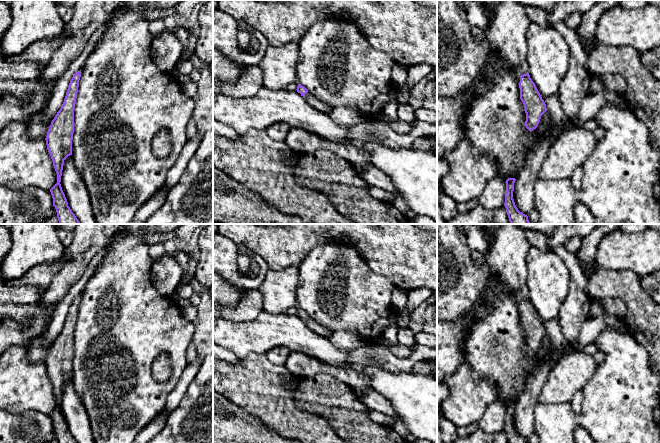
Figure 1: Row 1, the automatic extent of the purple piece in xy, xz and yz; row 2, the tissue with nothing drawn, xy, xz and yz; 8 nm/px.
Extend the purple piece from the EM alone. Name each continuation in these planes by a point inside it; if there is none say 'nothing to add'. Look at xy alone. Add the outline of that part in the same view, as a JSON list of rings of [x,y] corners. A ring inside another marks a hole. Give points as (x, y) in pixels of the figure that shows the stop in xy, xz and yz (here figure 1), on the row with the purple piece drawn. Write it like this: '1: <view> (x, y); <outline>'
nothing to add

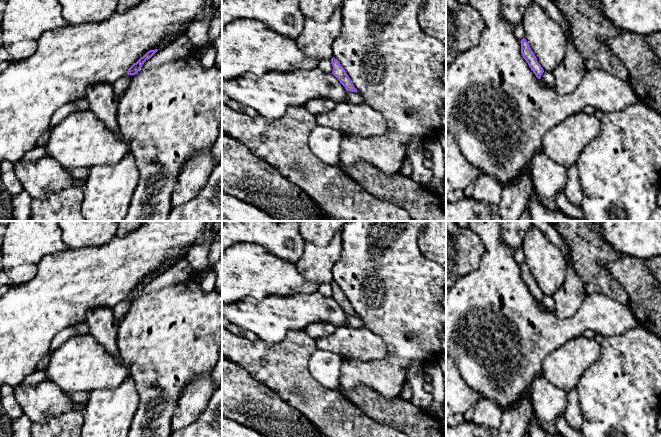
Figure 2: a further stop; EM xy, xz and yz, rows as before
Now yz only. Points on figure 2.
nothing to add

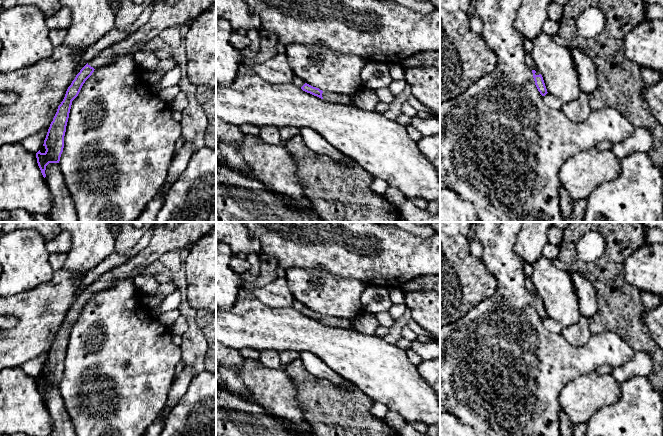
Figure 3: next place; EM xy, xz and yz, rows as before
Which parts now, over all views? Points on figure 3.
1: yz (529, 61); [[[526,54],[525,62],[526,62],[526,64],[527,64],[527,66],[529,68],[531,68],[532,70],[536,71],[535,75],[539,75],[540,74],[540,72],[538,71],[538,68],[536,66],[534,60],[531,57],[531,54]]]

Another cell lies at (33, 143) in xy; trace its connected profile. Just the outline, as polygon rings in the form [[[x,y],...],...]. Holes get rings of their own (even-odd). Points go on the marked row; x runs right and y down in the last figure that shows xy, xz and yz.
[[[48,129],[41,130],[37,133],[34,133],[25,139],[23,139],[20,144],[24,149],[31,153],[37,153],[44,144]]]

